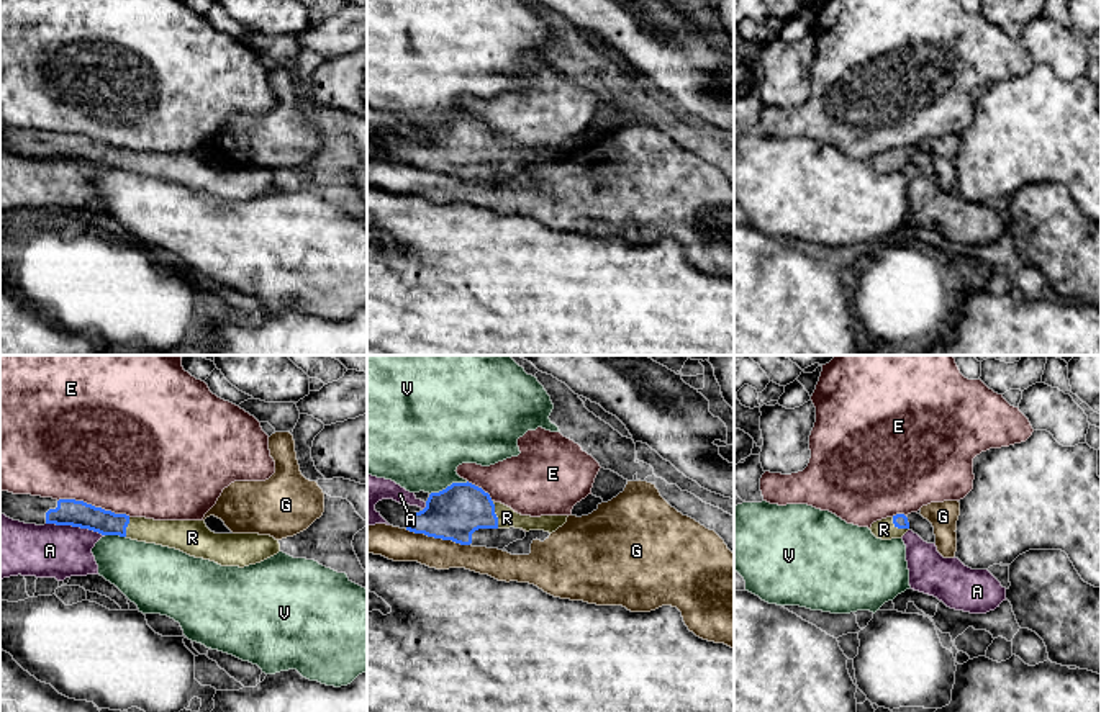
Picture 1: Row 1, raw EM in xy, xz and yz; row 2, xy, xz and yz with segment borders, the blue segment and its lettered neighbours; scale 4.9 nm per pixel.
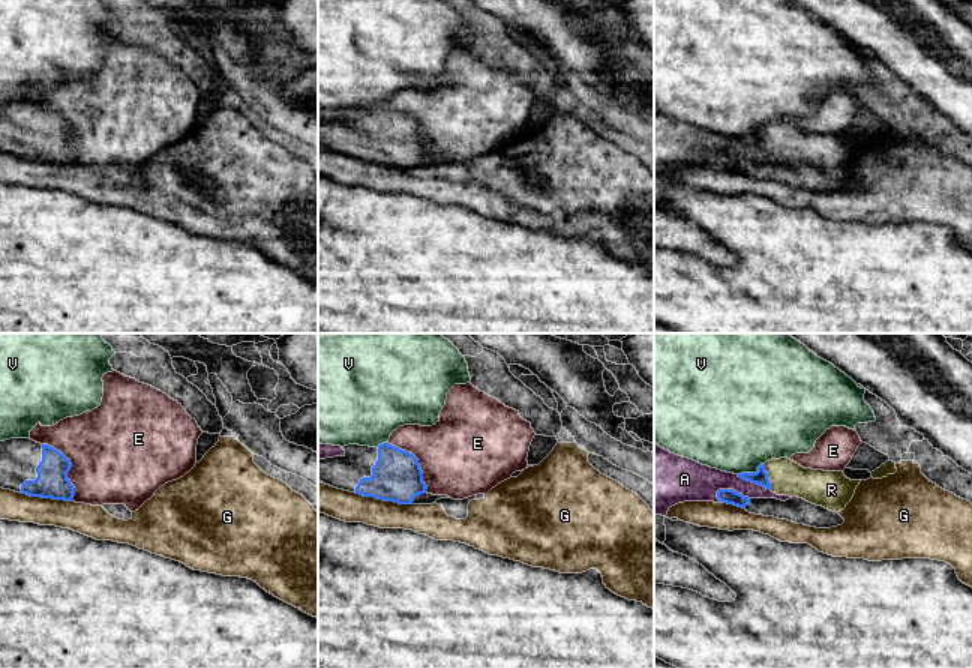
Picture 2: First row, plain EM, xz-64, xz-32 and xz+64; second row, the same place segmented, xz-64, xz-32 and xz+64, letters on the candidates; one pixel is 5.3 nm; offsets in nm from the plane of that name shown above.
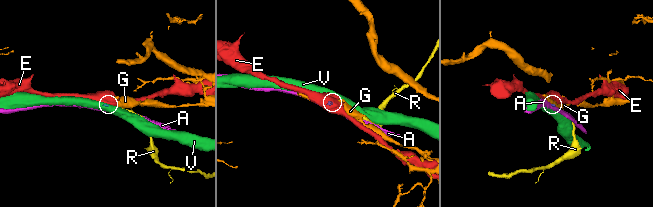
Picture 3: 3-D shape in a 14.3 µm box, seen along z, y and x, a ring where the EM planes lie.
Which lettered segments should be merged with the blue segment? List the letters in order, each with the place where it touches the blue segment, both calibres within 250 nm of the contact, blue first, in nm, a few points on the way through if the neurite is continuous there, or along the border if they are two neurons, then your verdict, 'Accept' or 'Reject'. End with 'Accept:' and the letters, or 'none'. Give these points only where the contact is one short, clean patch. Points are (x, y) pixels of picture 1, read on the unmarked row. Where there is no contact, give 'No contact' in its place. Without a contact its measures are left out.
A: Touches blue at xy (76, 159). Thickness 130 nm (blue) against 260 nm. Boundary: xy (46, 156), (87, 161), (104, 169). Reject
E: Touches blue at xy (94, 139). Thickness 130 nm (blue) against 500 nm. Boundary: xy (58, 133), (82, 133), (130, 149). Reject
G: Touches blue at xz (438, 171). Thickness 260 nm (blue) against 160 nm. Boundary: xz (405, 162), (469, 179). Reject
R: Touches blue at xz (495, 148). Thickness 260 nm (blue) against 100 nm. Path across: xz (456, 146), (495, 148), (507, 151). Accept
V: Touches blue at xz (448, 120). Thickness 260 nm (blue) against 440 nm. Boundary: xz (467, 115), (453, 115), (430, 128). Reject
Accept: R

